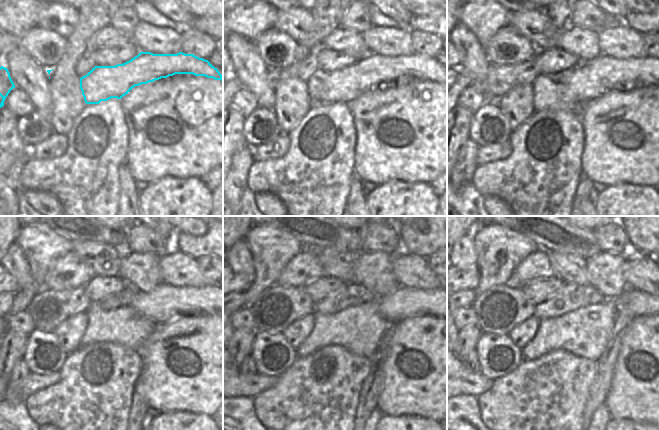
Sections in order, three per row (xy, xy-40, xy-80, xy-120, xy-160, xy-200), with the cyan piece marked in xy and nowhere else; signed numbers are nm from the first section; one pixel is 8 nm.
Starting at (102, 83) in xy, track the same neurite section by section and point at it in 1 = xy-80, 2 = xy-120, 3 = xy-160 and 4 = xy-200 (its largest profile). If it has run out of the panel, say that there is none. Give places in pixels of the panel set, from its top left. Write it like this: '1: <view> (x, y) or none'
1: xy-80 (588, 80)
2: xy-120 (164, 303)
3: xy-160 (404, 302)
4: xy-200 (640, 303)

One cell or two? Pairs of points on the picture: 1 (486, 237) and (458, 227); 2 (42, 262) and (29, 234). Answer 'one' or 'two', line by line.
1: two
2: one

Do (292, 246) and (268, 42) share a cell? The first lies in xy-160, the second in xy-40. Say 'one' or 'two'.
two

